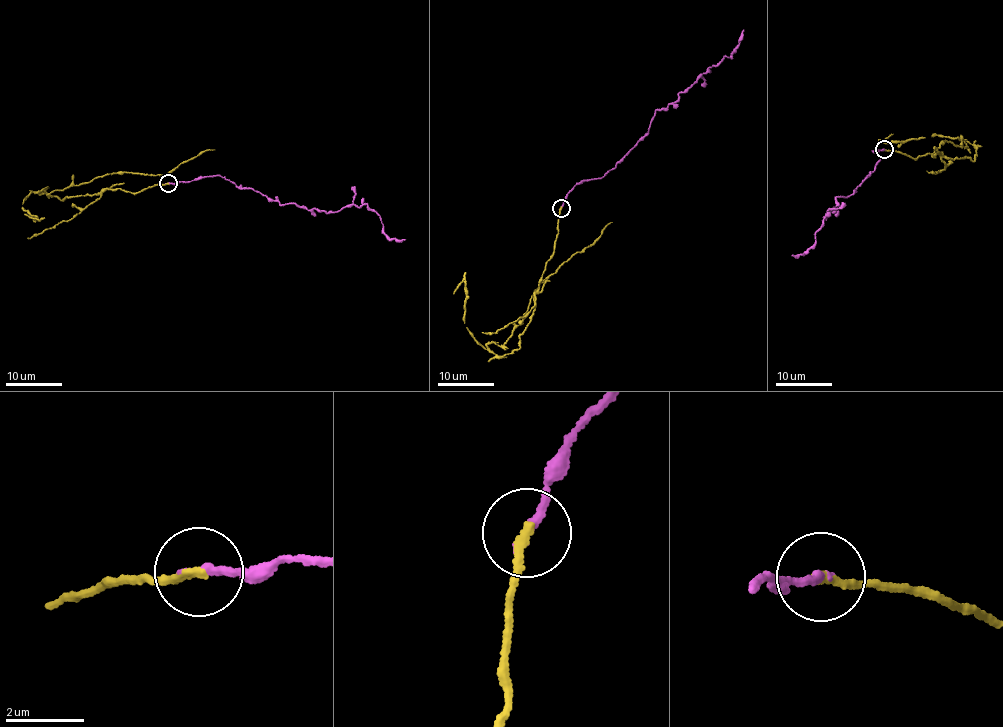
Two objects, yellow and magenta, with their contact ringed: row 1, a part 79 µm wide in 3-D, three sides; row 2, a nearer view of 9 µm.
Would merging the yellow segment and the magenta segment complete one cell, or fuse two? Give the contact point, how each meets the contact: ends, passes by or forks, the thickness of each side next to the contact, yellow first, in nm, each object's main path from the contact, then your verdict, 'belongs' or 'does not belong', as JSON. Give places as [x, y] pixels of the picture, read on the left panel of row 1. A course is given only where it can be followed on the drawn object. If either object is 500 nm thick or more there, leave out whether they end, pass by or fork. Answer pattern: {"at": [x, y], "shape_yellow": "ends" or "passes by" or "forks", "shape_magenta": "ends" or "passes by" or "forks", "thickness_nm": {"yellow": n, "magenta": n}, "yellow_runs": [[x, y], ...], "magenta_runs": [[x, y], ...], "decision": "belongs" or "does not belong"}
{"at": [168, 183], "shape_yellow": "ends", "shape_magenta": "ends", "thickness_nm": {"yellow": 200, "magenta": 200}, "yellow_runs": [[167, 183], [134, 193], [105, 189], [62, 199], [35, 192], [62, 191], [113, 173], [165, 174], [215, 150]], "magenta_runs": [[167, 183], [218, 175], [283, 206], [295, 203], [327, 212], [365, 205], [380, 216], [385, 234], [405, 239]], "decision": "does not belong"}

